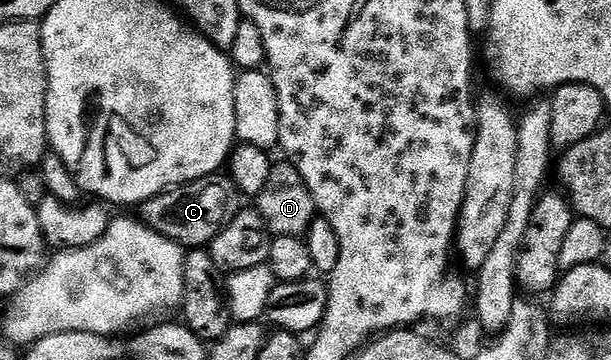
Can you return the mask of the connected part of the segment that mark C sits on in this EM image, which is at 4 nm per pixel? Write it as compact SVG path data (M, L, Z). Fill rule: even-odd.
M215 174L196 178L187 184L180 184L177 188L170 188L166 192L148 198L137 205L136 216L147 228L156 234L168 238L174 244L186 250L206 248L236 214L244 210L242 191L229 174Z

